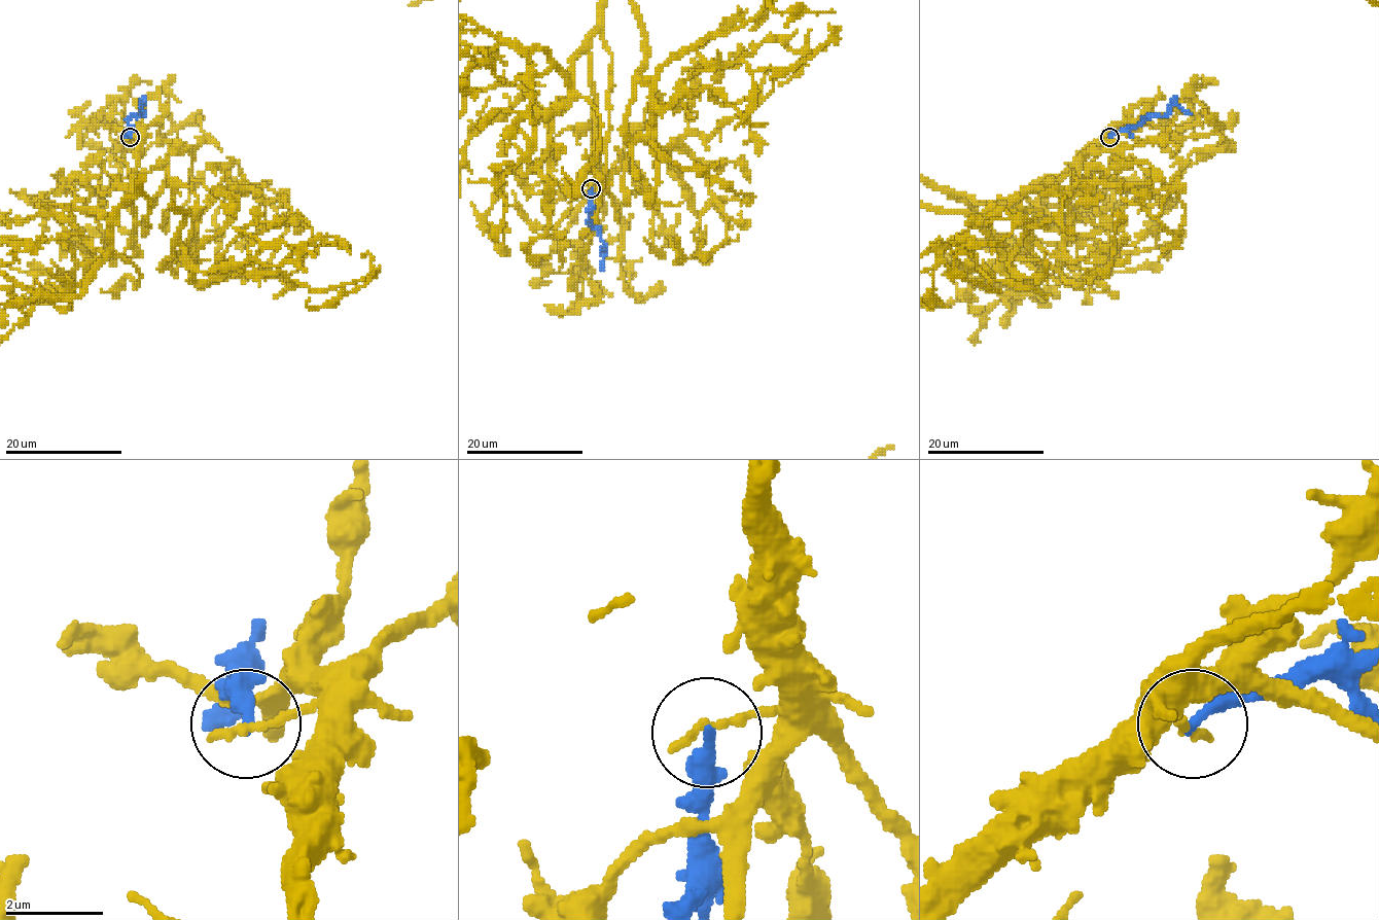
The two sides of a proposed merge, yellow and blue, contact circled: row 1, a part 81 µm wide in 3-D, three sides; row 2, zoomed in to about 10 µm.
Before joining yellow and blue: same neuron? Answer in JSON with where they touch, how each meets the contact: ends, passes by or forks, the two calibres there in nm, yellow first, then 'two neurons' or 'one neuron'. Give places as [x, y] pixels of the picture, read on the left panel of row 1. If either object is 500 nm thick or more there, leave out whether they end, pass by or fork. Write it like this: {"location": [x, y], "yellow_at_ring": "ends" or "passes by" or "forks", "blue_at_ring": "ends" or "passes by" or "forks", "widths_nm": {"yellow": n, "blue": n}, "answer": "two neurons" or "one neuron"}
{"location": [130, 137], "yellow_at_ring": "ends", "blue_at_ring": "ends", "widths_nm": {"yellow": 220, "blue": 320}, "answer": "two neurons"}

